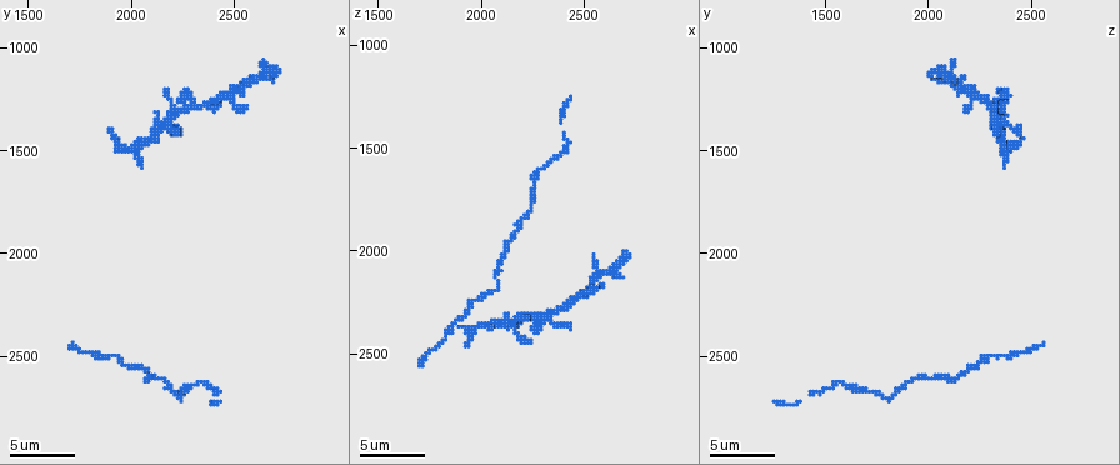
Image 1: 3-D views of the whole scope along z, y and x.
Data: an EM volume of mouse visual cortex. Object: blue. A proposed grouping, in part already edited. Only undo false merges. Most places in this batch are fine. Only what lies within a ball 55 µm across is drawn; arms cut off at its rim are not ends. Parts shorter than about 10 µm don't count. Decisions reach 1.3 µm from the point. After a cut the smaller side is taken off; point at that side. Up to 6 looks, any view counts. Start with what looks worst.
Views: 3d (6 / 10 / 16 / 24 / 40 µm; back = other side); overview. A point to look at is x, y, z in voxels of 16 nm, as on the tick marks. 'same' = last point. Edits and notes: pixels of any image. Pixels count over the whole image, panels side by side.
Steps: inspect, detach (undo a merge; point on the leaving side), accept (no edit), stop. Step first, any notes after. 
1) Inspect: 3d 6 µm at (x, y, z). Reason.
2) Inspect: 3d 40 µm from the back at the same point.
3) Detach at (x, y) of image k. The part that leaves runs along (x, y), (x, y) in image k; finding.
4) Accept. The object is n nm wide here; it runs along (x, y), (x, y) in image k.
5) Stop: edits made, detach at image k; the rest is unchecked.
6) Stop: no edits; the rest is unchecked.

Inspect: 3d 10 µm at (1850, 2510, 2410).

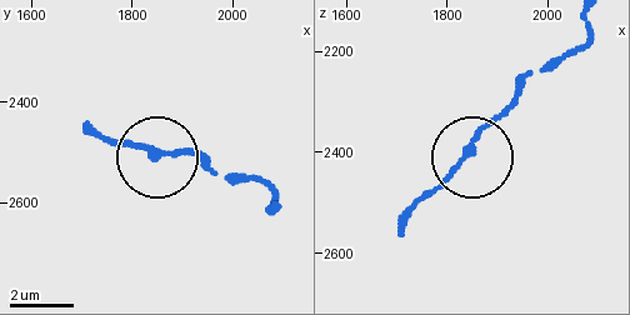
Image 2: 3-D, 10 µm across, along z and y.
Accept. It runs along (469, 153), (515, 91) in image 2; continuous, no second cell.

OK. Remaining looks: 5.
Inspect: 3d 10 µm at (2030, 1560, 2380). Calibre changes.

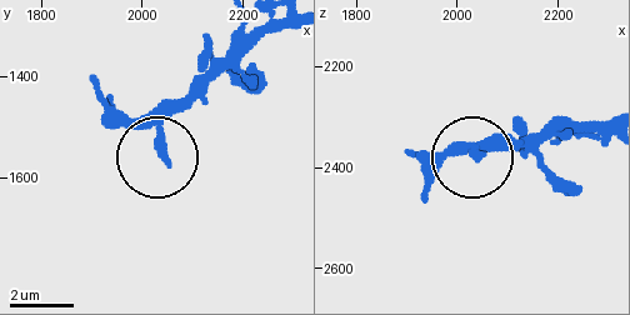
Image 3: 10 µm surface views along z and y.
Accept. One cell here.

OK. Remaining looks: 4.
Inspect: 3d 10 µm at (2080, 2590, 2180). Narrows sharply.

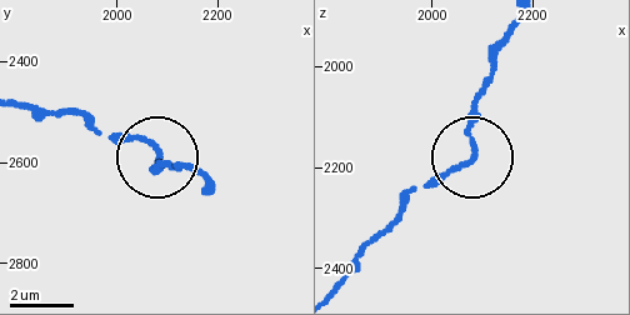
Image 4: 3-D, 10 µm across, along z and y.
Inspect: 3d 6 µm at (2085, 2580, 2175). Zoom in.

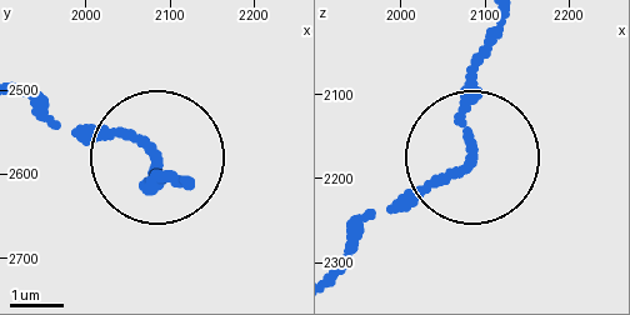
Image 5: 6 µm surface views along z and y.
Accept. The object is 140 nm wide here; it runs along (341, 254), (466, 160), (458, 106), (485, 30) in image 5; all the same cell.

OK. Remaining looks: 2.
Stop: no edits; the rest is unchecked.

